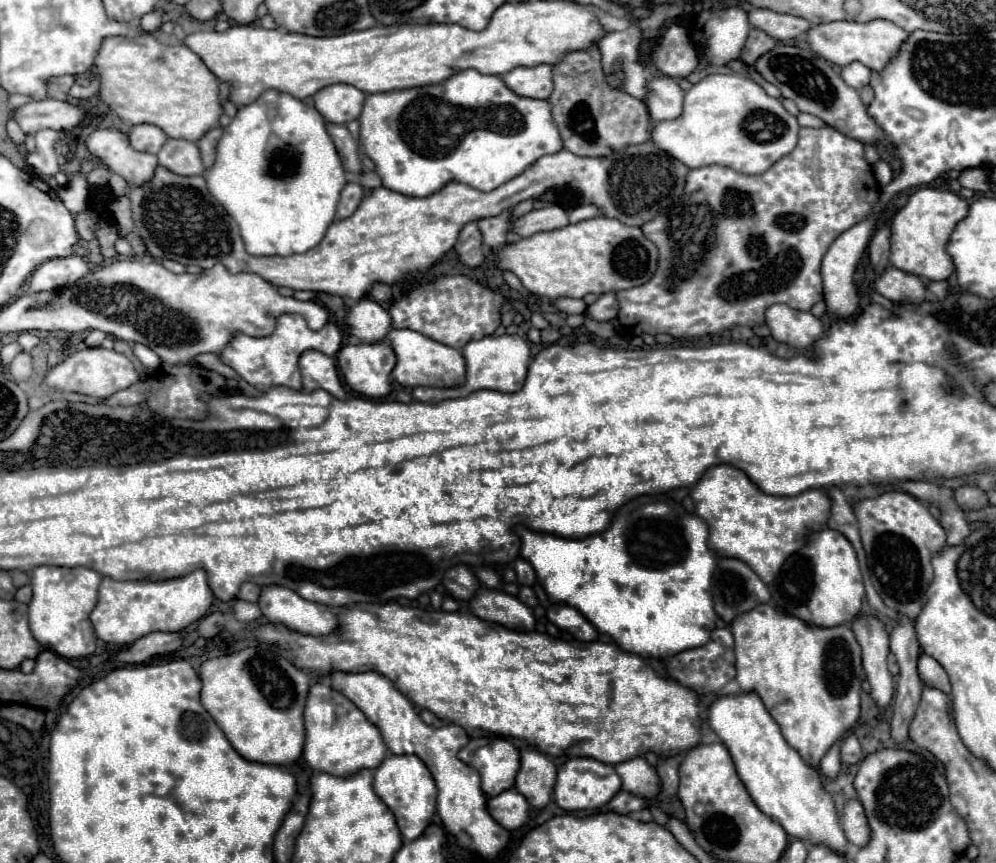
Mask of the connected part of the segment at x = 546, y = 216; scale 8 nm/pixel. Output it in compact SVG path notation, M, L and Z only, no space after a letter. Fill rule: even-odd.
M549 205L543 209L533 209L531 213L515 219L511 223L511 229L519 233L521 237L531 237L533 233L539 231L549 231L549 229L559 229L569 225L569 215L563 207L559 205Z

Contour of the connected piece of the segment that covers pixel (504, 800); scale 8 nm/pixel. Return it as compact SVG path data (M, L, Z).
M515 789L503 791L497 797L489 799L487 811L501 827L505 827L509 831L523 827L529 819L529 803Z

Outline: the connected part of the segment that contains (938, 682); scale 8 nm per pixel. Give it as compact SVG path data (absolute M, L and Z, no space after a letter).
M921 655L919 657L919 677L925 685L929 687L937 687L943 693L951 693L951 683L949 683L949 675L945 673L945 669L929 655Z

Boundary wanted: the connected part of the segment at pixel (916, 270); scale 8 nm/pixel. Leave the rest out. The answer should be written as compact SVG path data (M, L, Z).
M931 187L915 191L909 197L909 203L893 217L891 257L889 257L891 265L931 281L947 279L953 273L953 261L949 261L945 245L949 241L953 225L957 225L957 221L961 221L961 217L965 217L967 211L969 211L967 201L951 191Z

